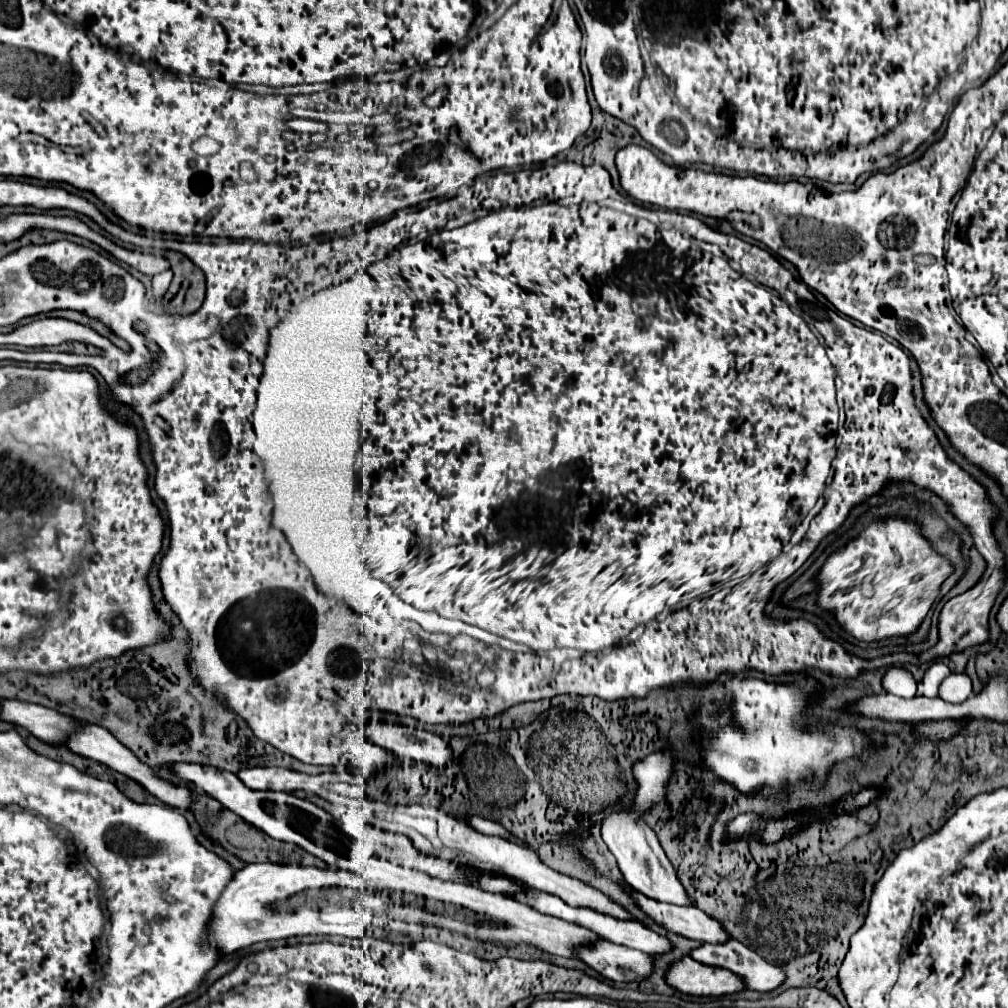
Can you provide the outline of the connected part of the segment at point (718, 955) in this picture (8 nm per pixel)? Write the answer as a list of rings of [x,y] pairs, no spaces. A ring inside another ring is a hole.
[[[731,938],[731,942],[721,942],[719,946],[701,944],[699,948],[693,948],[689,954],[701,964],[731,970],[751,990],[769,992],[785,980],[785,974],[779,966],[765,962],[759,954],[755,954],[735,938]]]

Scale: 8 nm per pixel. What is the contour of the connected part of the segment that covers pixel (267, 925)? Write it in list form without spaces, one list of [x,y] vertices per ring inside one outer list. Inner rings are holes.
[[[247,864],[243,870],[237,870],[227,888],[223,890],[215,912],[213,912],[213,942],[223,954],[231,954],[239,948],[247,948],[255,942],[281,940],[289,936],[305,936],[305,934],[323,934],[323,936],[349,936],[361,938],[365,936],[367,924],[371,922],[371,910],[367,912],[367,902],[363,902],[363,880],[361,876],[347,870],[331,870],[317,866],[295,866],[295,864]]]

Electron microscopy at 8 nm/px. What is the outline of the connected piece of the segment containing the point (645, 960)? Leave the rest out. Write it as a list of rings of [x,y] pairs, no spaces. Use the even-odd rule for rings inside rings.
[[[599,940],[599,946],[583,946],[583,950],[579,950],[579,960],[615,982],[643,980],[651,972],[649,954],[609,940]]]

